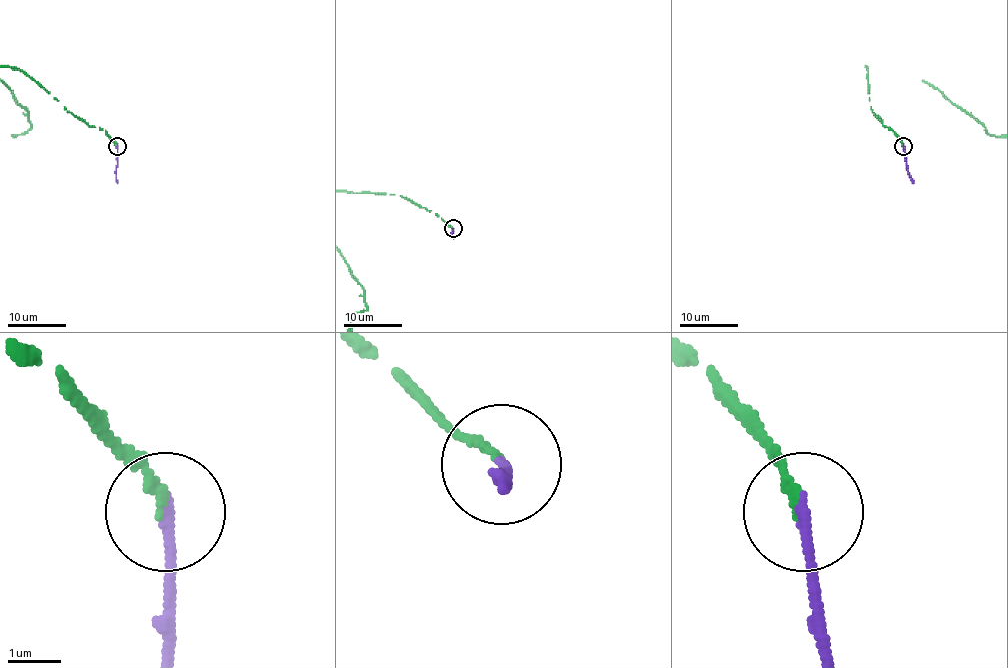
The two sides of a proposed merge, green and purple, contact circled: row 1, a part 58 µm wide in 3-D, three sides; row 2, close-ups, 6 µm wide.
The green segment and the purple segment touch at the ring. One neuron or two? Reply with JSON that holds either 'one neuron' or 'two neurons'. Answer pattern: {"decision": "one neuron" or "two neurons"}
{"decision": "one neuron"}

